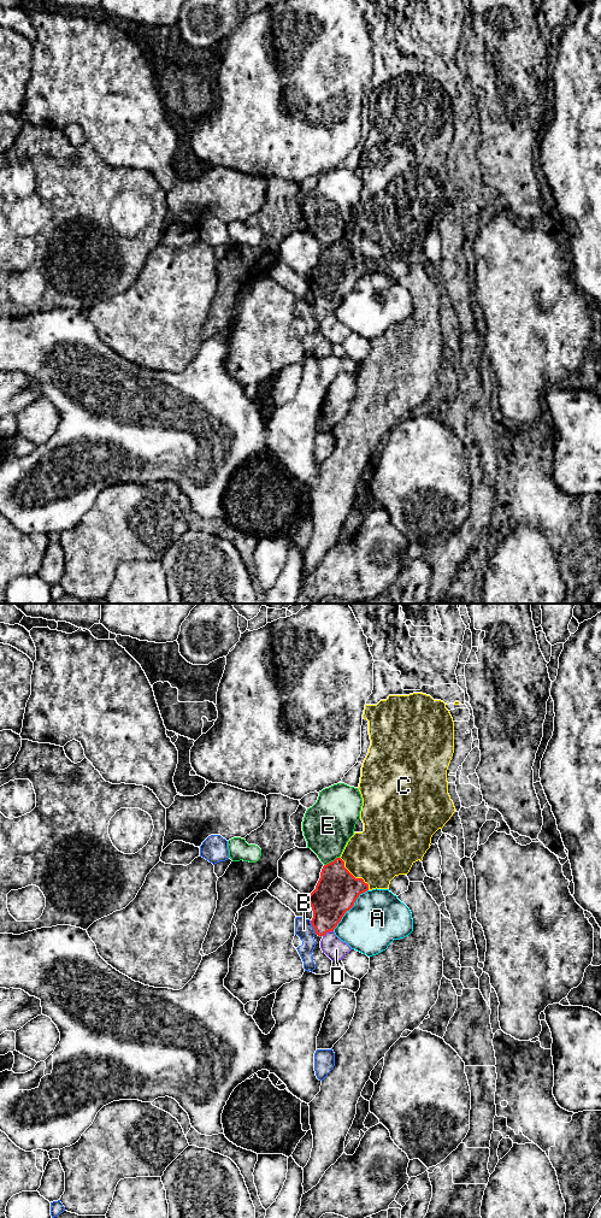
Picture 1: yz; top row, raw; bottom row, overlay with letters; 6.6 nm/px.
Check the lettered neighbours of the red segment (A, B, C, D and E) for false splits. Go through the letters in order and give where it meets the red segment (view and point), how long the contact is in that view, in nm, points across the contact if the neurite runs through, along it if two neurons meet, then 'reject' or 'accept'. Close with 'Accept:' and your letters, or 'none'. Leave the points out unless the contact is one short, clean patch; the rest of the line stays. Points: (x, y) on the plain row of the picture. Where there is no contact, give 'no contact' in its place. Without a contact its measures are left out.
A: meets red in yz at (349, 292); contact 360 nm long; reject
B: meets red in yz at (313, 310); contact 100 nm long; runs through yz (334, 278), (328, 295), (313, 310), (304, 312); accept
C: meets red in yz at (353, 259); contact 300 nm long; accept
D: meets red in yz at (328, 315); contact 80 nm long; border along yz (333, 313), (329, 313), (323, 319); reject
E: meets red in yz at (331, 245); contact 120 nm long; reject
Accept: B, C

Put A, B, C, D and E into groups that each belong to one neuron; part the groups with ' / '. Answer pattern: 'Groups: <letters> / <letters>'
Groups: A / B C / D / E

